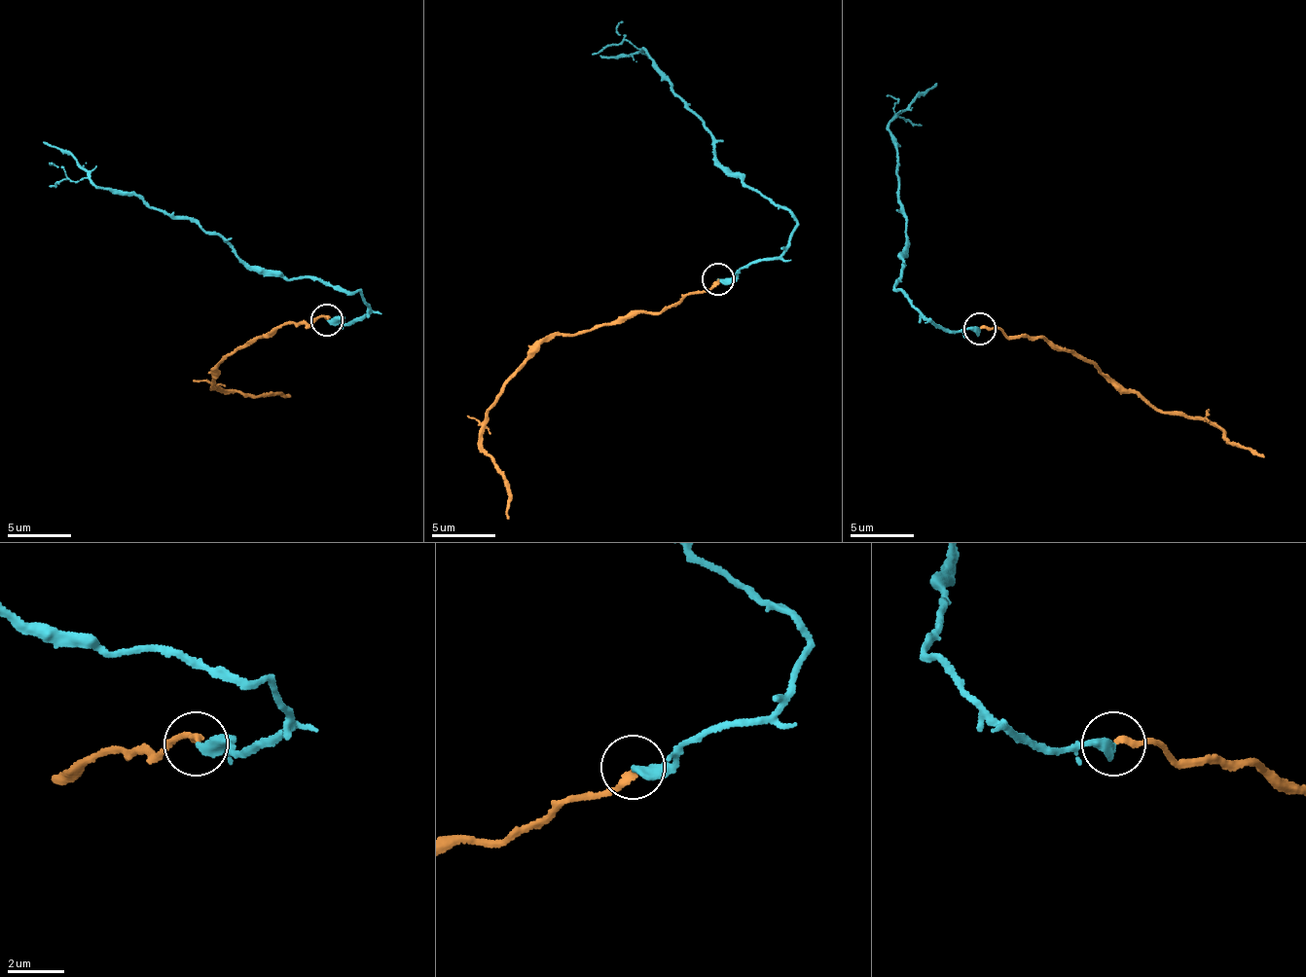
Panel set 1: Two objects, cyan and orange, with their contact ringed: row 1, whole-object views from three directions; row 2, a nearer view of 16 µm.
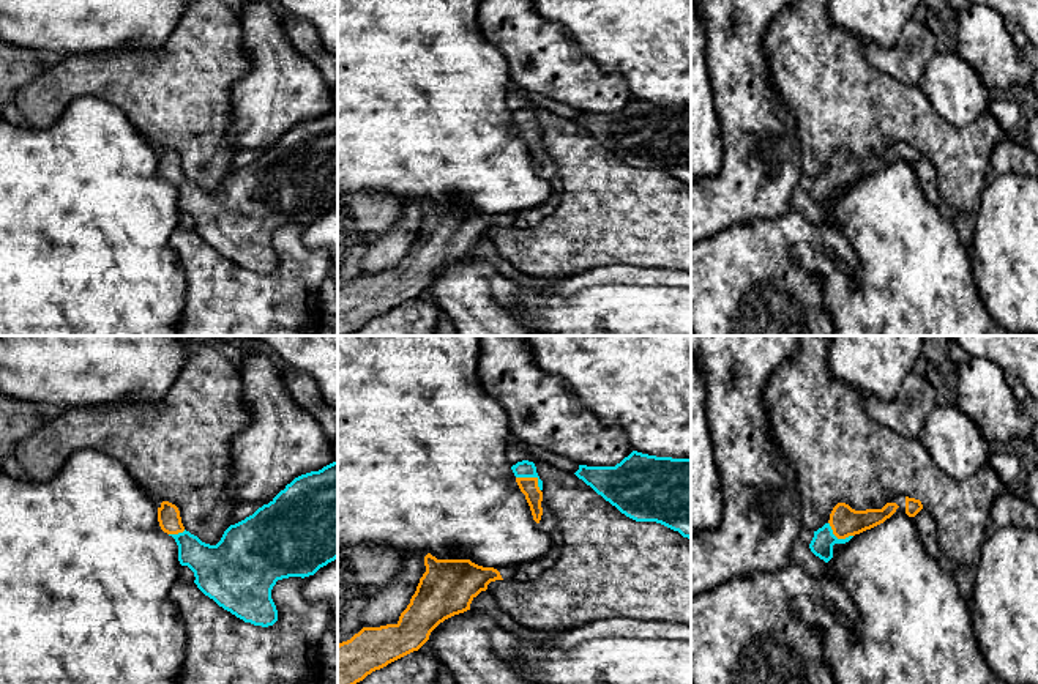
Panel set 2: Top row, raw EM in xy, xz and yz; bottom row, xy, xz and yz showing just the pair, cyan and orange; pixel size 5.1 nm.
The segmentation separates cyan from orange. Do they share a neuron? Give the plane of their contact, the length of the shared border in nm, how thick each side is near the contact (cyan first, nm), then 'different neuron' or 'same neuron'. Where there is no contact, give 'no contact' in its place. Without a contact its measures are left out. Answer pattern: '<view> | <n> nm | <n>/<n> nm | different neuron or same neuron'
xz | 150 nm | 90/100 nm | same neuron

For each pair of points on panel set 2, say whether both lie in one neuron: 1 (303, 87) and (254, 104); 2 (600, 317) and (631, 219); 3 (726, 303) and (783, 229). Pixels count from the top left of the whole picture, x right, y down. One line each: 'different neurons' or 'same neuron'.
1: same neuron
2: different neurons
3: same neuron

